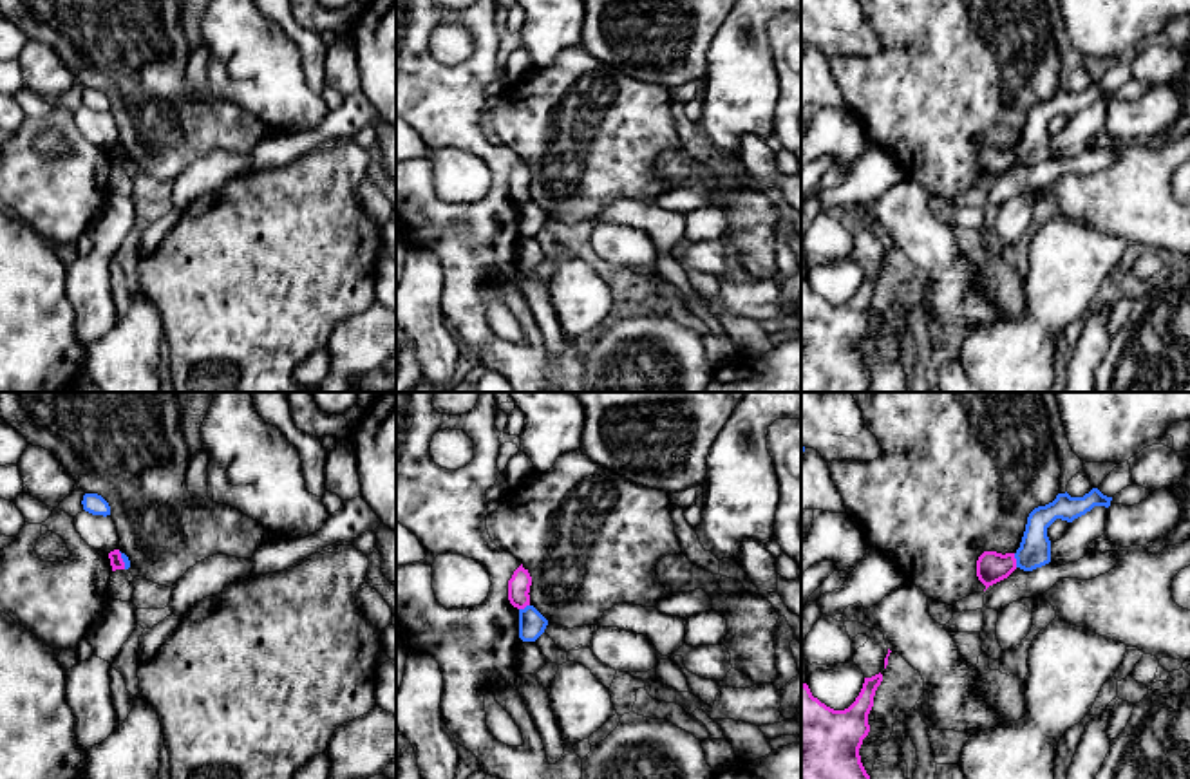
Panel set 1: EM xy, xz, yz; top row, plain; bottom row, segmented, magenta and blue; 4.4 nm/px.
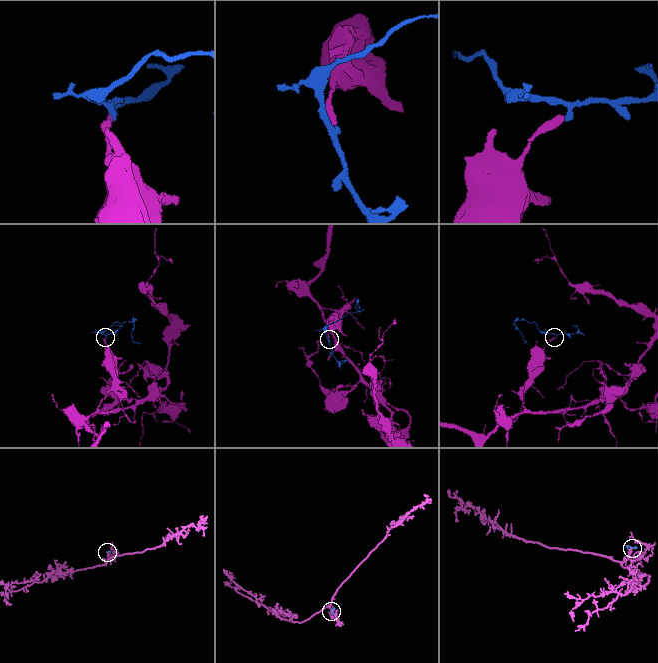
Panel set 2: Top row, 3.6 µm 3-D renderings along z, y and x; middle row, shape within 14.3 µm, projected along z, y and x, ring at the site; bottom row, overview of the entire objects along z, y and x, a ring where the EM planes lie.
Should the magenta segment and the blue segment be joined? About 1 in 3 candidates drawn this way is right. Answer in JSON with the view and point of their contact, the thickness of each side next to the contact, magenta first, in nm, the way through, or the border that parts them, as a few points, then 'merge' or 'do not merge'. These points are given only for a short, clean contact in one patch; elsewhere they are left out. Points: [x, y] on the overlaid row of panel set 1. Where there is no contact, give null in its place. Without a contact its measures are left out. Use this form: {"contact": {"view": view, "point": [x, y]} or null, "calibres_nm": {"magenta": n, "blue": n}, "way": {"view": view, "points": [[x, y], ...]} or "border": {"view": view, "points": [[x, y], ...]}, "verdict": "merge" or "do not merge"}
{"contact": {"view": "yz", "point": [1015, 561]}, "calibres_nm": {"magenta": 140, "blue": 140}, "border": {"view": "yz", "points": [[1013, 553], [1017, 566]]}, "verdict": "do not merge"}

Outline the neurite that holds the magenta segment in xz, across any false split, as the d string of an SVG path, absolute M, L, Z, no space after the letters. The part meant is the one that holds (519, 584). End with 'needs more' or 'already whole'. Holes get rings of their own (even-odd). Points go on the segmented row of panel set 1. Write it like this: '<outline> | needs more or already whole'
M521 564L508 580L508 600L514 607L524 609L526 605L530 605L530 586L532 577Z | already whole

